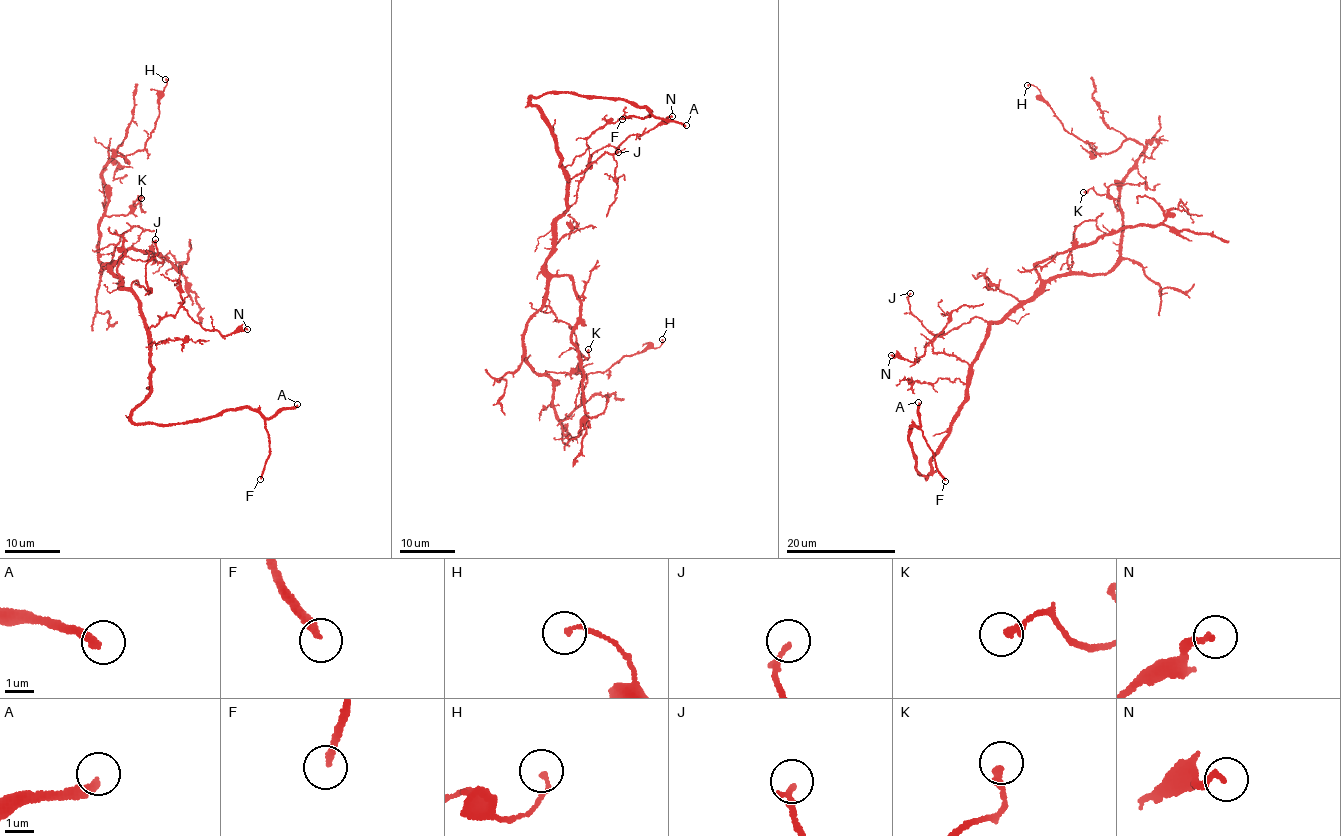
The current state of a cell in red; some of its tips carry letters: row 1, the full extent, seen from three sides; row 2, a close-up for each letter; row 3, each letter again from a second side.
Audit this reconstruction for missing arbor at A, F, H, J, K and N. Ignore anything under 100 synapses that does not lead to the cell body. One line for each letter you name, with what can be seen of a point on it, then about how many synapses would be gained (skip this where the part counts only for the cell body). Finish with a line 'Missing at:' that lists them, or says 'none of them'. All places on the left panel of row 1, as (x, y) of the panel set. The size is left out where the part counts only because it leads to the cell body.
A: at (297, 404); about 400 synapses
F: at (260, 479); about 110 synapses
Missing at: A, F

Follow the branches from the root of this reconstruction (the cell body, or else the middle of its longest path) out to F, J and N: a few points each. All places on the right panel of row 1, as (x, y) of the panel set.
F: (1014, 310), (989, 326), (967, 399), (927, 477), (914, 468), (907, 431), (922, 431), (945, 481)
J: (1014, 310), (996, 322), (976, 316), (936, 335), (911, 313), (907, 299), (910, 293)
N: (1014, 310), (990, 325), (983, 348), (969, 364), (935, 352), (930, 343), (915, 362), (891, 355)

